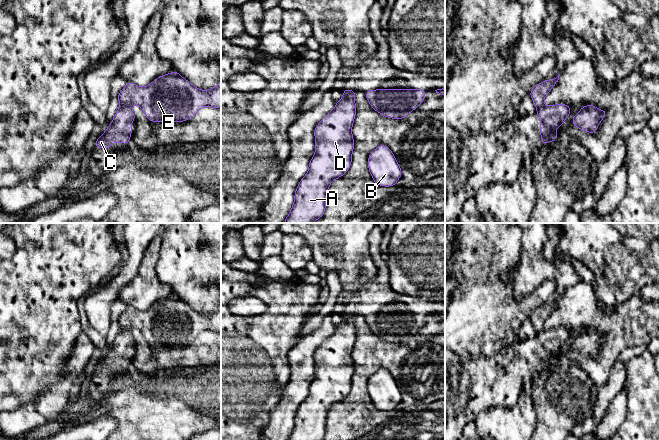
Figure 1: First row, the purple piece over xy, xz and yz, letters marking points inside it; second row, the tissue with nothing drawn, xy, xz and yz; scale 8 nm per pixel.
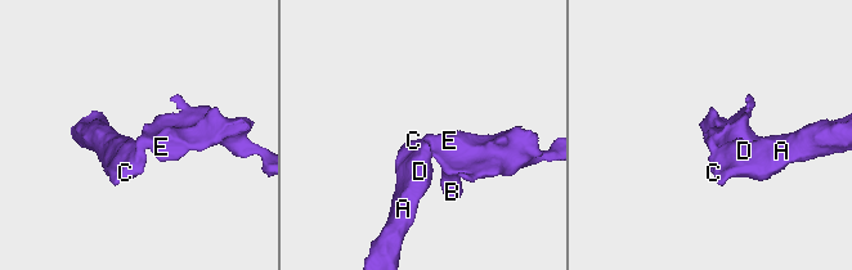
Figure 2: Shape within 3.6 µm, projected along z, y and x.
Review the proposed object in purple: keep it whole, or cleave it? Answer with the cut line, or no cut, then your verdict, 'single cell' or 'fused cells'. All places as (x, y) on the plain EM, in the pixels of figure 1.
cut xy (120, 330), (130, 331); fused cells

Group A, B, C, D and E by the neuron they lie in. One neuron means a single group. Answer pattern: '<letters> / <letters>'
A C D / B E

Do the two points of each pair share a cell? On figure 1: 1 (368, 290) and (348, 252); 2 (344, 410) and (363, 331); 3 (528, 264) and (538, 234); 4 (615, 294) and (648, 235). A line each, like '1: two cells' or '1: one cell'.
1: two cells
2: one cell
3: one cell
4: one cell

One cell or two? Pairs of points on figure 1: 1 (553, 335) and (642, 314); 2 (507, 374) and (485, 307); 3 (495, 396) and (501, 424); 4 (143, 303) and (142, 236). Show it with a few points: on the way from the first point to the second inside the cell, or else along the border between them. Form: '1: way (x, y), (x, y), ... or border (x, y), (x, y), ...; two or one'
1: border (547, 329), (566, 328), (570, 332), (559, 352); two
2: border (519, 340), (517, 343), (495, 353), (476, 356); two
3: border (519, 397), (513, 406), (493, 406), (476, 417); two
4: border (153, 237), (144, 251), (138, 273), (132, 279); two

